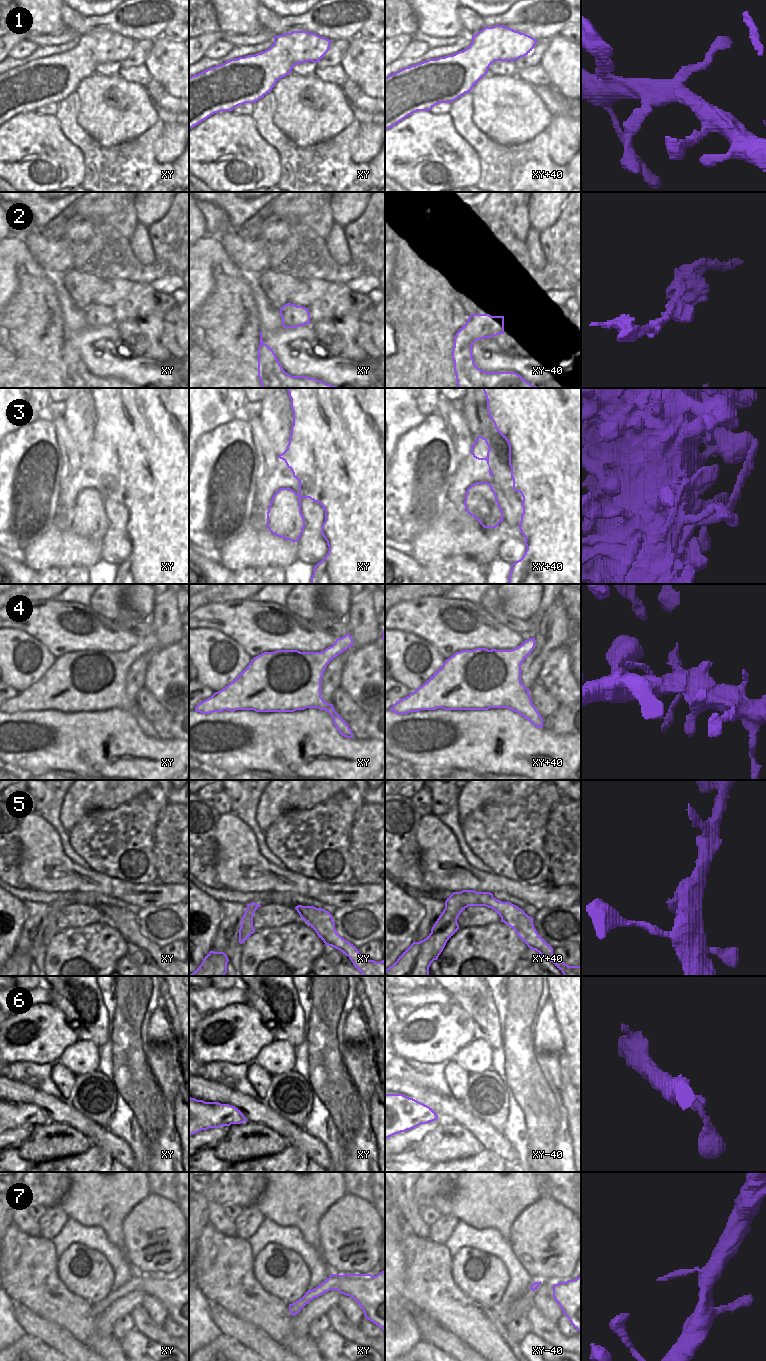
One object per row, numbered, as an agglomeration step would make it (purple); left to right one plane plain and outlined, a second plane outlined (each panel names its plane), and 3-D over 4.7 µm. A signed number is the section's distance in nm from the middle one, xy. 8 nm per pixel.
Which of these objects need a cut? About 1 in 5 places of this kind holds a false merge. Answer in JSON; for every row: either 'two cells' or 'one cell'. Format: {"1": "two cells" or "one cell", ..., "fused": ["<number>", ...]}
{"1": "one cell", "2": "one cell", "3": "one cell", "4": "one cell", "5": "one cell", "6": "one cell", "7": "one cell", "fused": []}

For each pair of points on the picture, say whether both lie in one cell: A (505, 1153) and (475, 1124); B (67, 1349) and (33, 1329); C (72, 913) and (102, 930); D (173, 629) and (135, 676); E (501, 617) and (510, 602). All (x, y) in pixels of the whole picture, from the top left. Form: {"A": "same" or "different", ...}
{"A": "same", "B": "same", "C": "different", "D": "same", "E": "different"}

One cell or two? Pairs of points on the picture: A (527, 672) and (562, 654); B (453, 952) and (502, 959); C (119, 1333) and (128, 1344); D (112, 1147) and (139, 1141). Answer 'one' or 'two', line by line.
A: two
B: one
C: two
D: two

